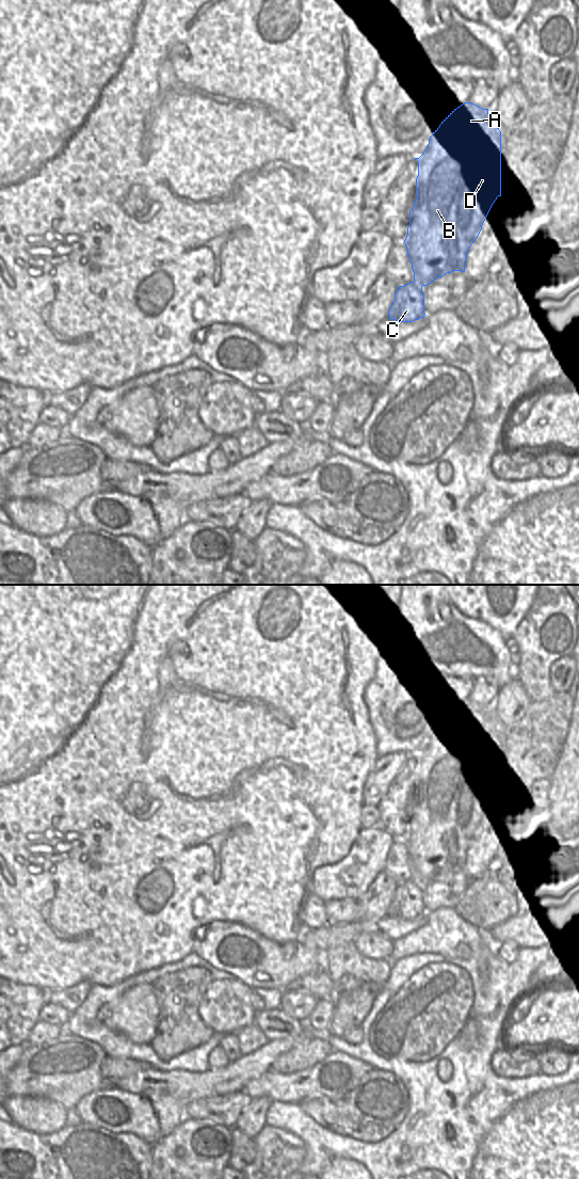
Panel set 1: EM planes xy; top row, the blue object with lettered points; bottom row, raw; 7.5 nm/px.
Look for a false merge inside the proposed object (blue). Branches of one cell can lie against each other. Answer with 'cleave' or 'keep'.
cleave

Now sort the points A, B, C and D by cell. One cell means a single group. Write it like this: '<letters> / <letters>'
A B D / C

